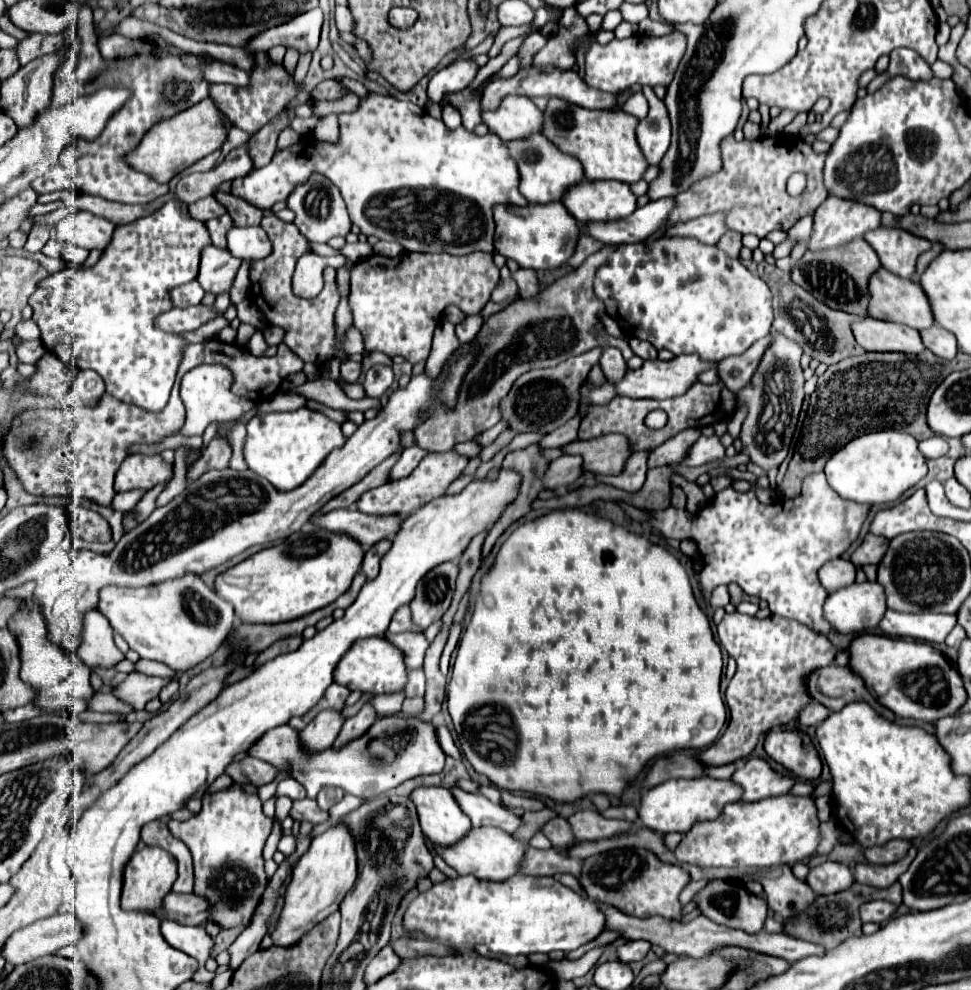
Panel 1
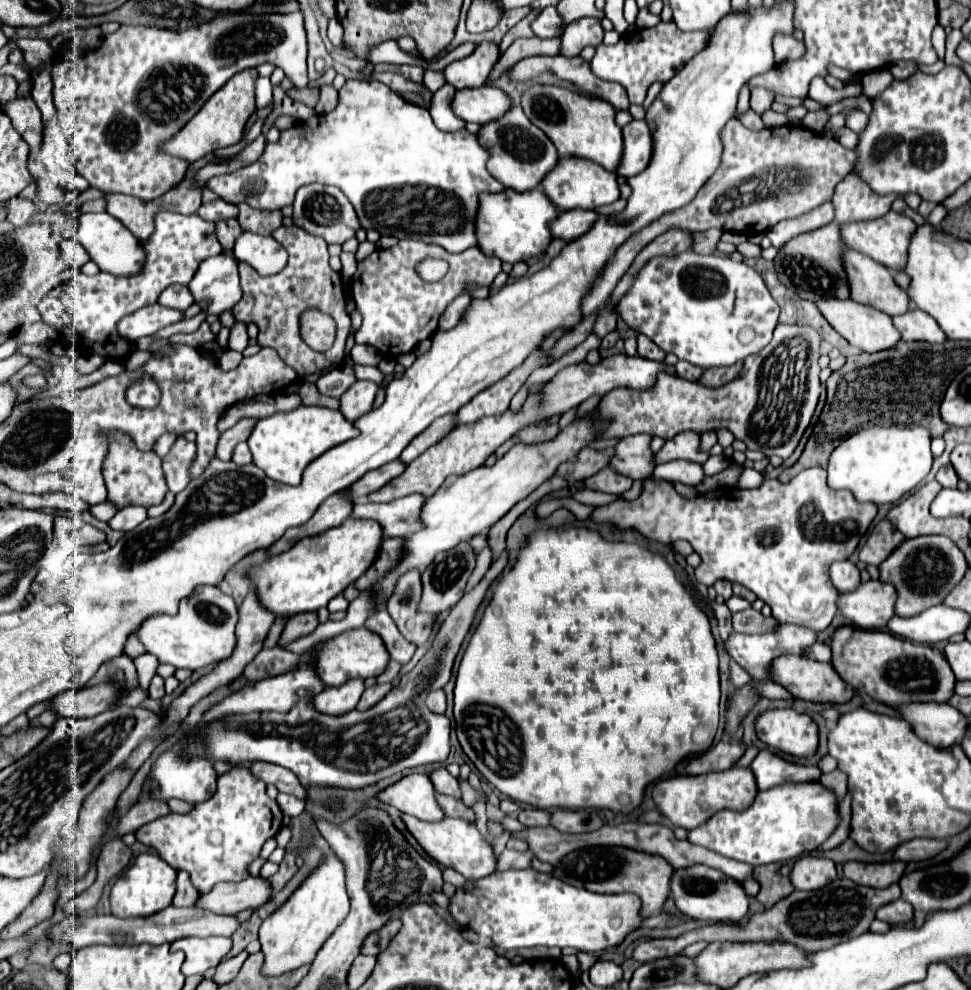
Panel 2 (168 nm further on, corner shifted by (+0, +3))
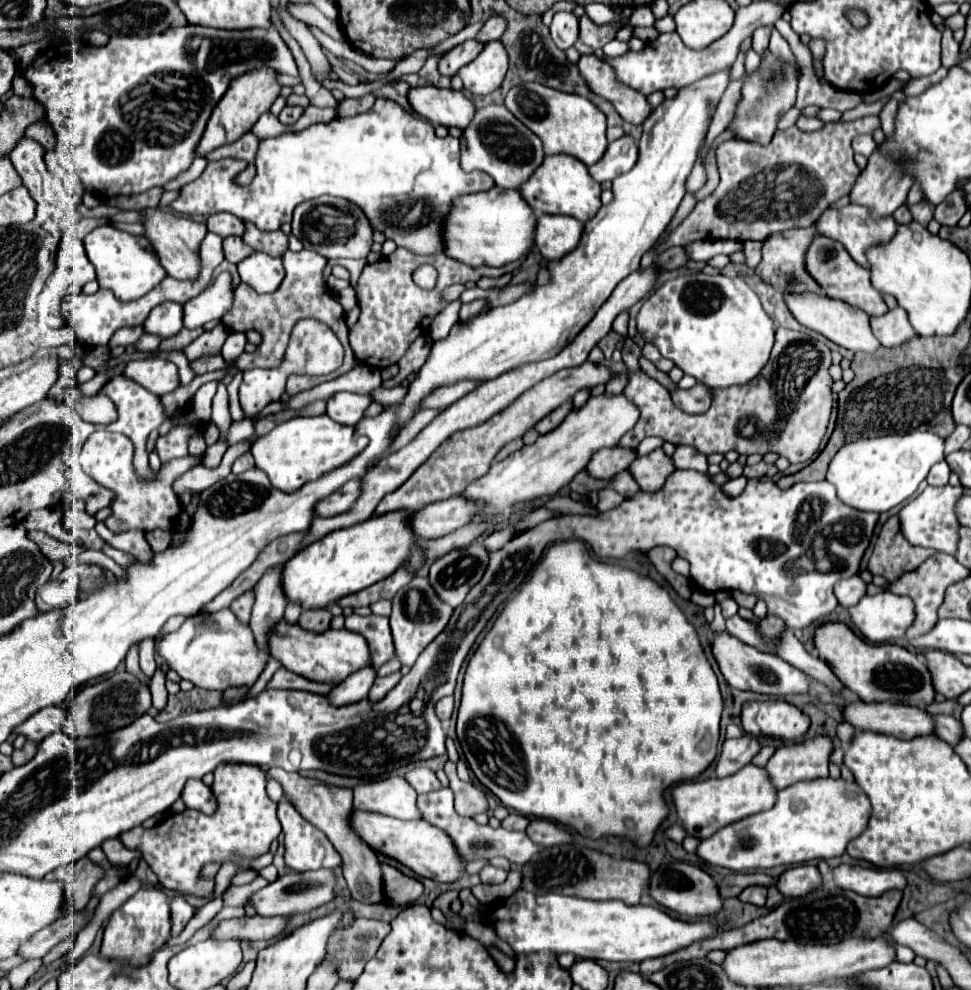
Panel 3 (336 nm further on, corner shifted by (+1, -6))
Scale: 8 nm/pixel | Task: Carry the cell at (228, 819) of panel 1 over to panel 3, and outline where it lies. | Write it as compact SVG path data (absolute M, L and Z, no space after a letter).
M220 765L214 773L212 793L218 801L218 809L212 815L184 809L178 815L168 815L152 829L130 829L120 835L124 847L138 849L142 859L158 875L158 883L164 889L180 891L184 895L196 895L210 899L214 895L214 877L204 877L202 869L208 863L234 861L242 871L250 869L250 861L268 853L270 843L282 833L276 817L276 803L266 795L266 775L256 765Z

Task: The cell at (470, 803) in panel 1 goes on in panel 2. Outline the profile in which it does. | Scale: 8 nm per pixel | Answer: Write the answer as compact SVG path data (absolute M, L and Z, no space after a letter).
M437 768L429 774L429 780L433 782L435 790L441 794L449 794L449 796L457 796L459 798L459 784L457 780L445 770L445 768Z

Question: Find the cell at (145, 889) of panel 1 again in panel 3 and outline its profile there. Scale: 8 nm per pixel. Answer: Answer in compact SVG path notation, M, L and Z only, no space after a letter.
M144 883L140 891L136 891L122 907L118 907L104 929L102 941L102 957L122 959L130 965L140 965L140 961L148 961L148 957L166 945L170 937L170 903L166 893L156 883Z

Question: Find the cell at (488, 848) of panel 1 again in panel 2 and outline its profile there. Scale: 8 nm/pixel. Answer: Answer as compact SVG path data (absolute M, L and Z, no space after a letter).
M401 814L401 820L407 828L407 832L417 840L417 844L439 864L445 868L453 868L459 874L463 874L467 880L479 880L495 870L495 854L493 848L487 844L487 840L481 838L475 824L467 824L459 818L443 818L439 822L425 822L419 818L413 818L409 814Z

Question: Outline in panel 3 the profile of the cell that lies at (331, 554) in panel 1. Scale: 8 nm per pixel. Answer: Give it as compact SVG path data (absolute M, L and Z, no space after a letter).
M384 513L364 523L332 531L284 563L282 591L288 603L298 603L304 611L326 609L342 597L358 593L394 573L408 559L416 541L404 519L406 513Z

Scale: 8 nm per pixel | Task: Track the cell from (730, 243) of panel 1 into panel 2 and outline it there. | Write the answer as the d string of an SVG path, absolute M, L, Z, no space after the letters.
M707 230L707 232L693 232L693 242L691 242L691 250L697 254L709 254L715 252L715 244L719 242L719 236L723 232L721 230Z

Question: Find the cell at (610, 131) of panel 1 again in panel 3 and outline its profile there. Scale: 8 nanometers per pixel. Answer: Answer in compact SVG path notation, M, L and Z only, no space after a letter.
M522 83L508 91L504 105L542 139L546 155L572 155L590 167L600 161L608 149L606 117L586 97L554 91L540 83Z

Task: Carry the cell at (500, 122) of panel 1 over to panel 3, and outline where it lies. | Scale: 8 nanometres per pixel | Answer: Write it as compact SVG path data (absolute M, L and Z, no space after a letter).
M434 85L410 89L408 101L412 109L432 125L466 129L476 113L474 103L454 89L438 89Z

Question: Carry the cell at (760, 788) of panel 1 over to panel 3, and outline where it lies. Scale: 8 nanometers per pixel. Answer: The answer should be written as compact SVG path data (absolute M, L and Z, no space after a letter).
M816 737L798 745L778 749L764 769L774 789L780 791L798 781L828 777L830 751L832 741L828 737Z

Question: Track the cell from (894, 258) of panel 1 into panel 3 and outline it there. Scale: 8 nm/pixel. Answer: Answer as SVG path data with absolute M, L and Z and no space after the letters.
M846 205L846 207L842 207L842 209L826 209L826 211L818 217L816 229L818 229L818 233L824 235L824 237L830 237L830 239L834 239L834 241L840 241L840 243L846 247L846 251L850 253L850 257L852 257L858 265L870 269L870 263L868 263L868 259L866 259L866 249L870 249L870 247L874 247L874 245L888 243L888 241L896 235L898 223L894 221L894 217L870 219L864 207Z

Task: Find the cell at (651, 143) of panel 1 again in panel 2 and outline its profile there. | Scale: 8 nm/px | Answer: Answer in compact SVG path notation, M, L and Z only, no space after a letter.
M631 120L623 126L623 156L615 170L619 176L635 176L649 164L653 140L649 138L649 128L643 120Z

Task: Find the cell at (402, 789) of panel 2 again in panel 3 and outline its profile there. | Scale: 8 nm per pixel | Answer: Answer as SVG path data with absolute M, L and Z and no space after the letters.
M388 777L354 789L354 807L360 811L382 813L396 819L422 819L416 809L418 793L404 777Z

